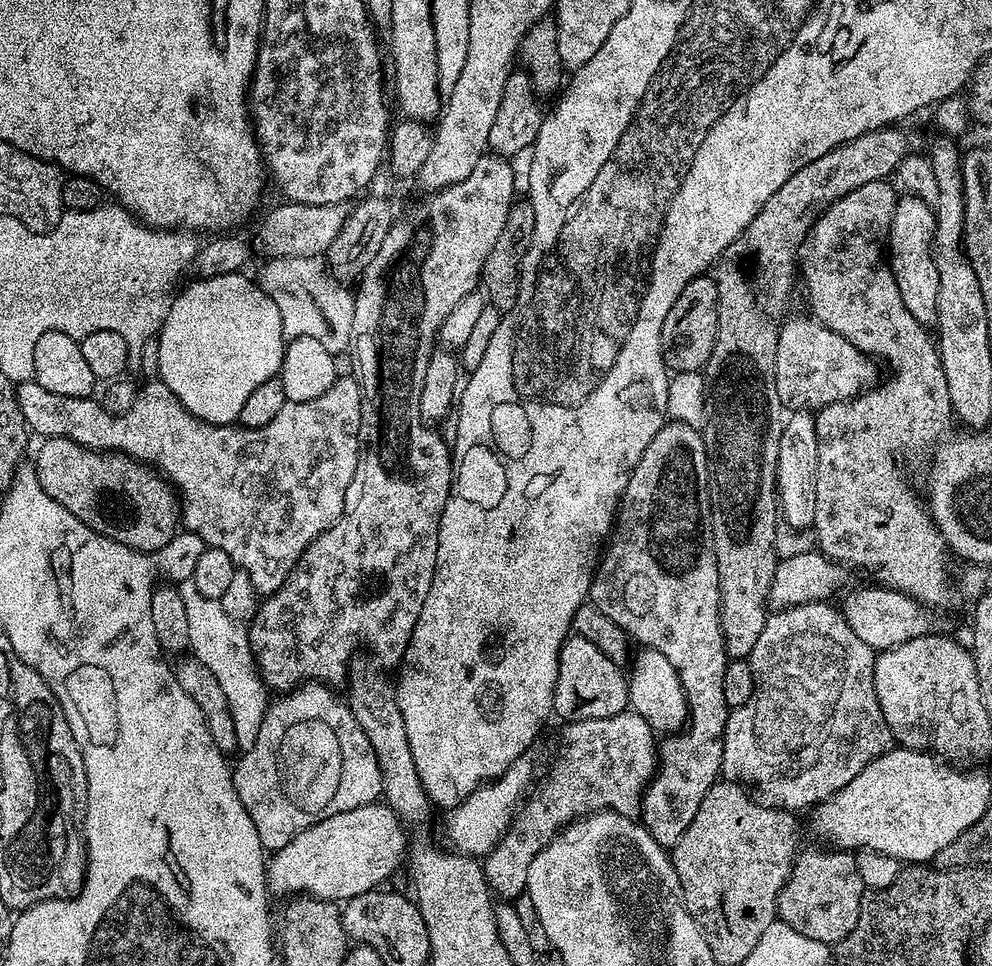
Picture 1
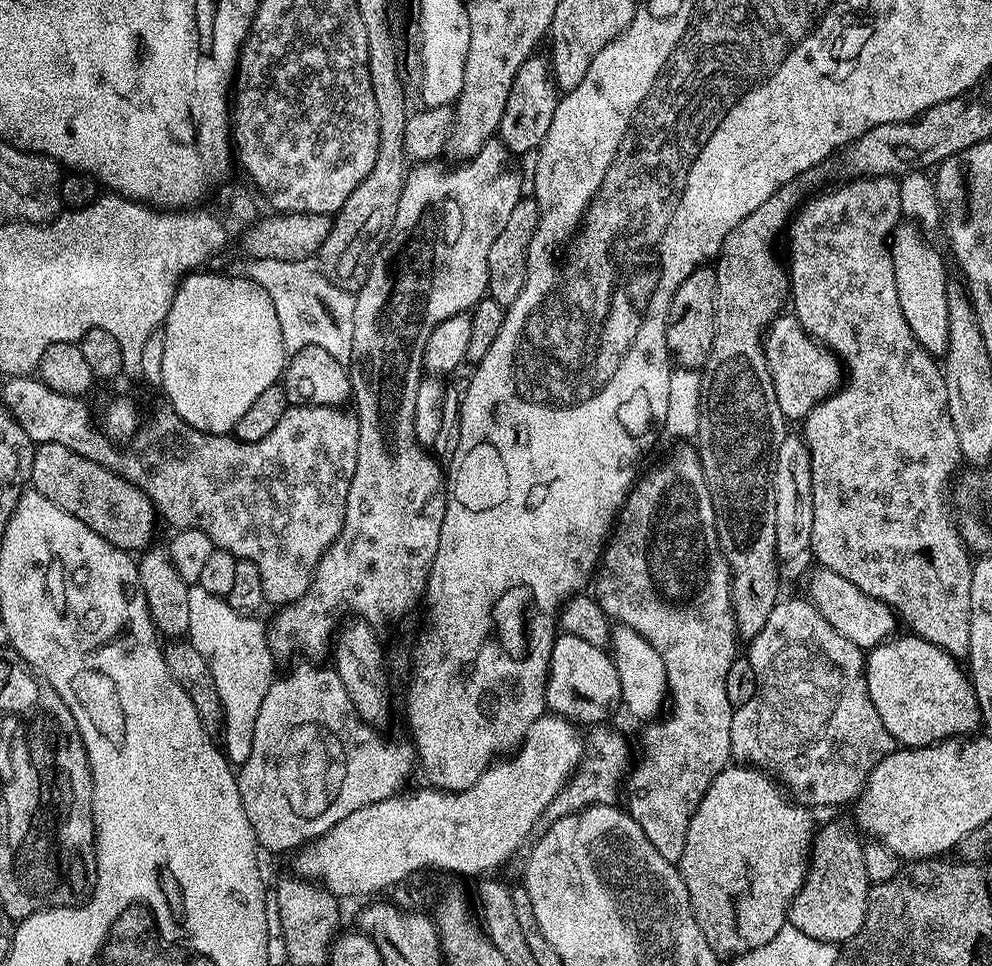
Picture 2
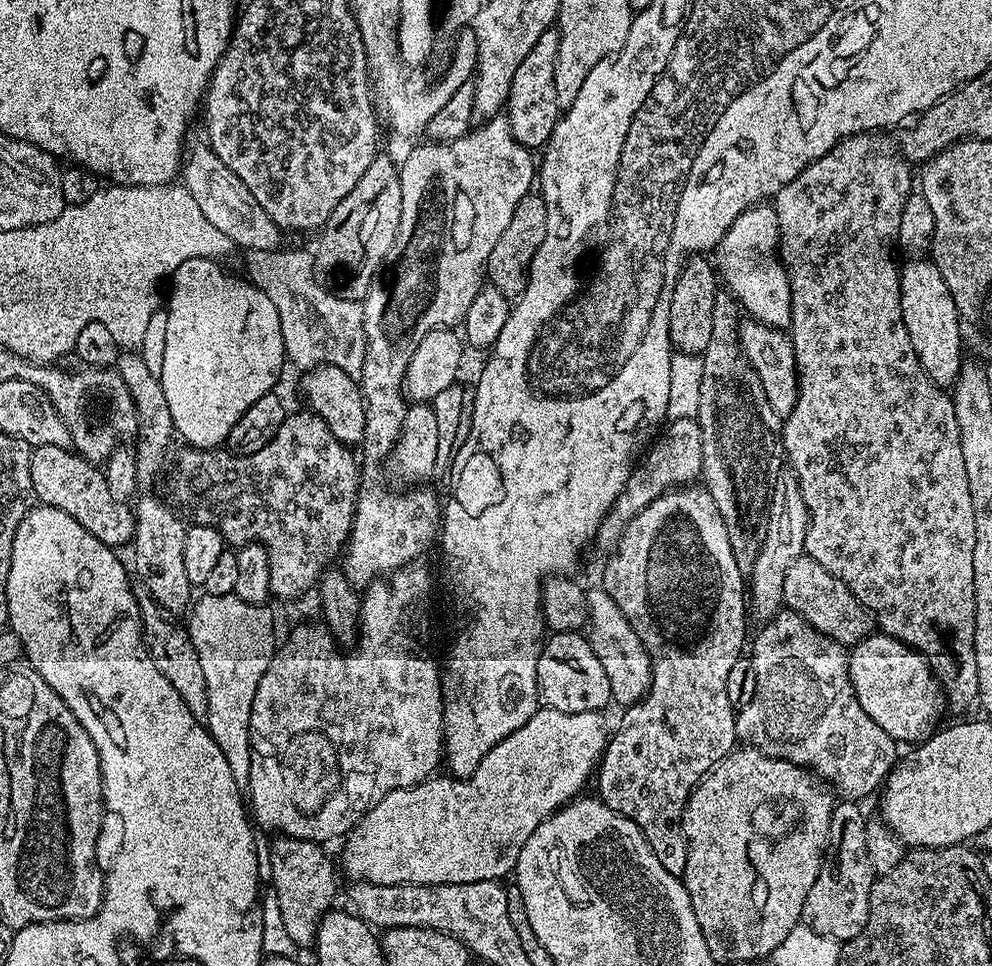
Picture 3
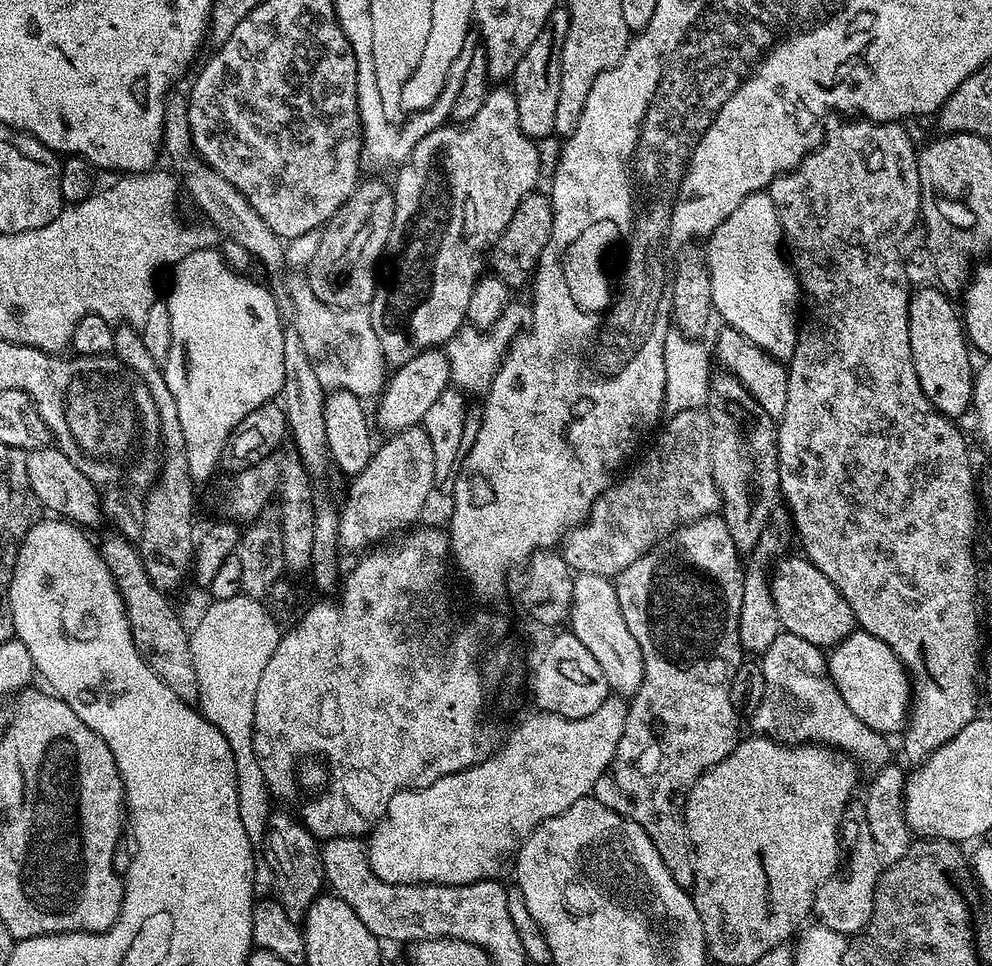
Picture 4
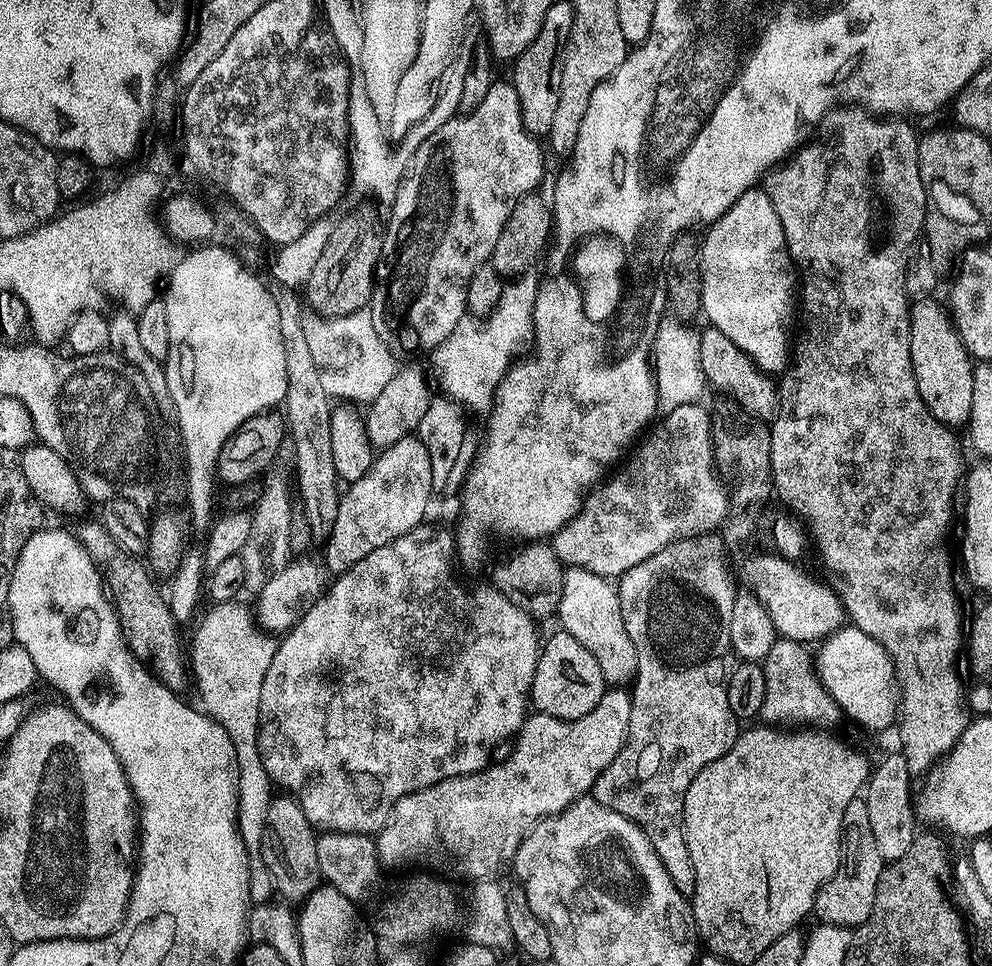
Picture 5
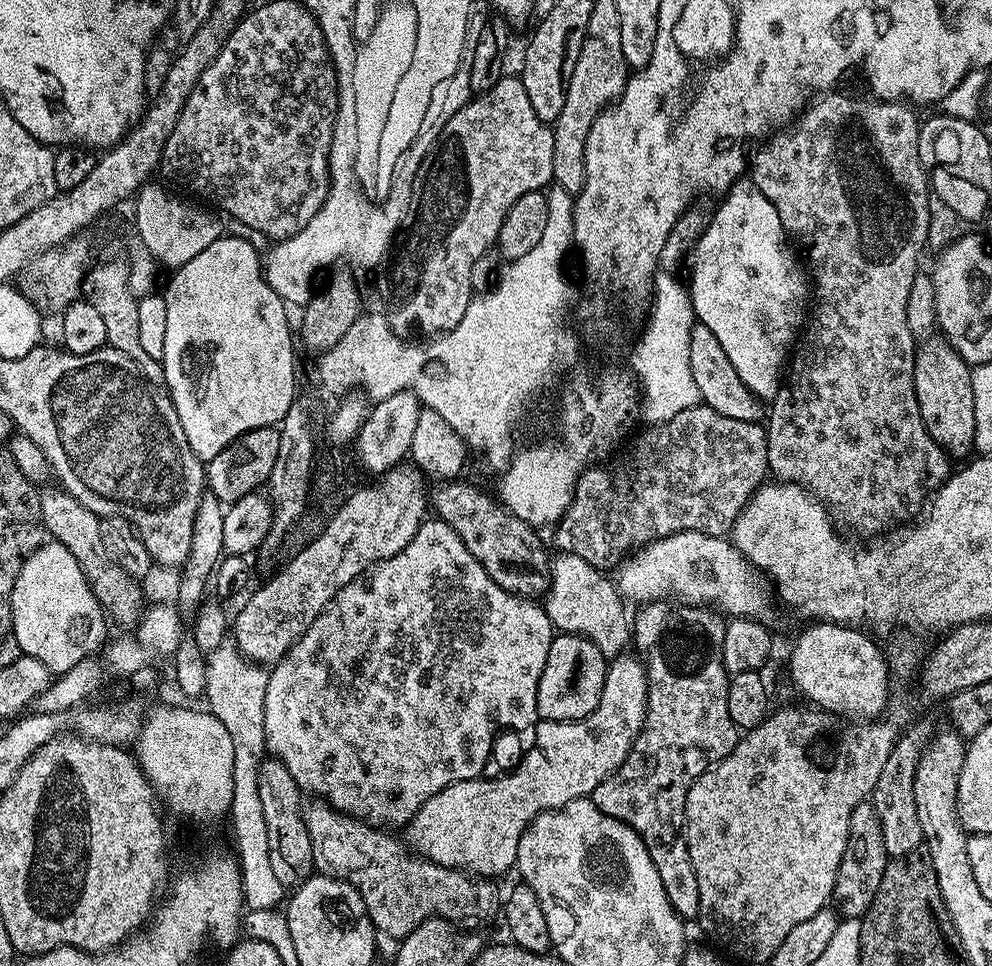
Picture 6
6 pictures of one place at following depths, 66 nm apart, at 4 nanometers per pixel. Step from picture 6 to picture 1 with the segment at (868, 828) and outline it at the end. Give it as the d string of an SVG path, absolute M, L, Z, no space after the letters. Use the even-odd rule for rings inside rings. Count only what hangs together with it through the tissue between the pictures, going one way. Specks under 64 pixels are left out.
M816 846L799 853L792 873L782 886L776 903L776 914L786 926L794 926L798 934L814 938L818 942L835 946L841 944L854 930L866 891L862 877L858 875L858 862L848 850L837 850L831 846Z

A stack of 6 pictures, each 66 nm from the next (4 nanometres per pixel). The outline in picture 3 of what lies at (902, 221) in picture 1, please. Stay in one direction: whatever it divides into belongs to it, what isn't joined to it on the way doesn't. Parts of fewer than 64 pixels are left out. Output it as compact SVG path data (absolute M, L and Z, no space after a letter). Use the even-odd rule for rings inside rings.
M912 258L908 265L900 268L900 321L906 326L906 334L910 334L910 346L914 346L914 354L918 354L918 362L922 362L922 370L928 377L945 390L956 383L960 367L966 362L964 348L960 345L960 324L962 317L956 308L954 298L950 298L950 290L942 279L942 270L928 258Z

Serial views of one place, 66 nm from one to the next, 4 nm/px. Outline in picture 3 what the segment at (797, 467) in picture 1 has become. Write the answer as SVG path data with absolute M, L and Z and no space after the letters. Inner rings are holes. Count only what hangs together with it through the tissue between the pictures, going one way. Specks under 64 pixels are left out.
M781 474L772 488L766 522L766 538L762 538L762 550L758 550L758 558L752 563L750 573L750 616L753 621L773 620L785 607L786 570L790 570L790 566L794 566L796 559L805 555L807 529L808 511L806 502L802 502L802 490L798 486L795 475Z

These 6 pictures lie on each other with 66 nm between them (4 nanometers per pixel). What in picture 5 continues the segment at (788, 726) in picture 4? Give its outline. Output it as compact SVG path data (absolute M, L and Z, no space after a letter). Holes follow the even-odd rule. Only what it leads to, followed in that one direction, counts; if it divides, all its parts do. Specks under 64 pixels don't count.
M777 639L776 645L770 650L770 654L762 661L764 677L766 678L766 698L762 702L760 716L768 719L768 722L779 722L784 726L832 726L836 719L841 719L840 707L830 698L814 671L814 660L809 649L805 645L793 640Z

